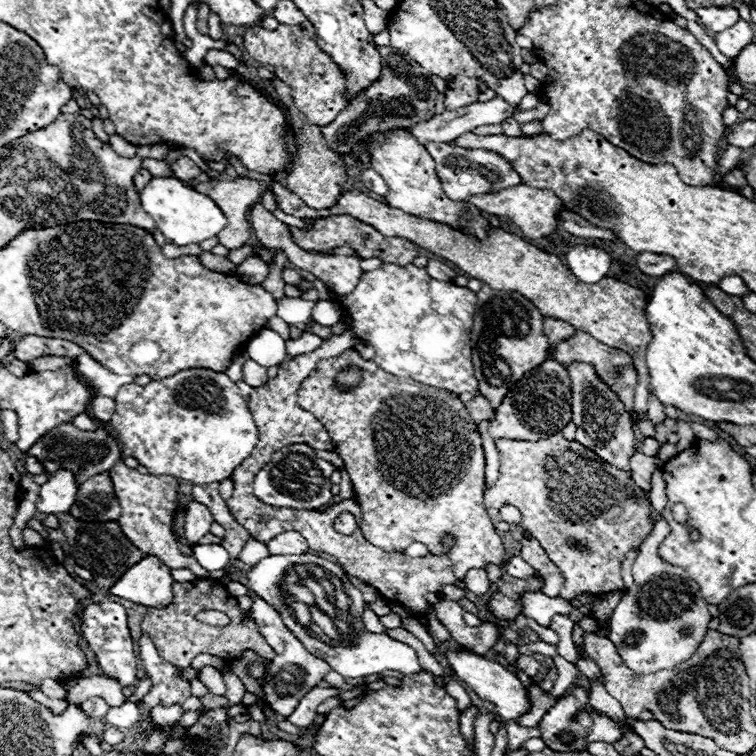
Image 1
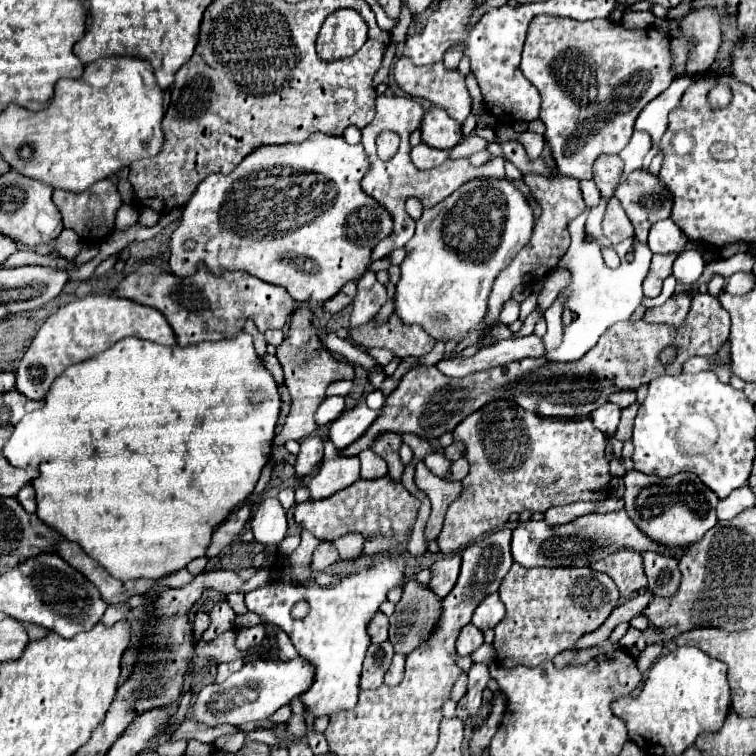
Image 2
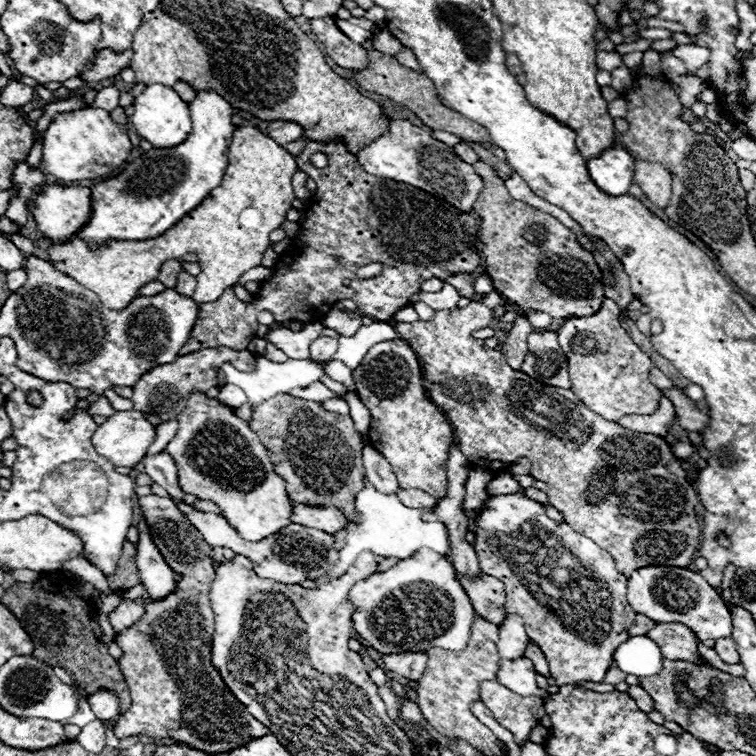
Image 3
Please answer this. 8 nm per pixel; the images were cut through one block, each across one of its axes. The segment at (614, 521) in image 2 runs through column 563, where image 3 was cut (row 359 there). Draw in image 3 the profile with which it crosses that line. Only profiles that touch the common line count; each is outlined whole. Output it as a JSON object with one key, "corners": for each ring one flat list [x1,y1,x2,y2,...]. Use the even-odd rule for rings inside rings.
{"corners":[[532,332,528,336,528,352,522,364,522,372,530,378,556,388,570,388,568,362,558,346,556,332]]}

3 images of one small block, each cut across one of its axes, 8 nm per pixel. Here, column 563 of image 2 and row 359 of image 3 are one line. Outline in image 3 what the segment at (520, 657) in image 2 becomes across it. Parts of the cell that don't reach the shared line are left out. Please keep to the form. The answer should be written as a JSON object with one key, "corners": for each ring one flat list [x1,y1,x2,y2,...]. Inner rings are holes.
{"corners":[[604,300,600,312,588,318,568,318,558,330,558,342,570,366,570,390,598,416,618,422,626,414,654,414,660,390,650,382,654,362,632,342,620,326,620,310,612,300]]}

